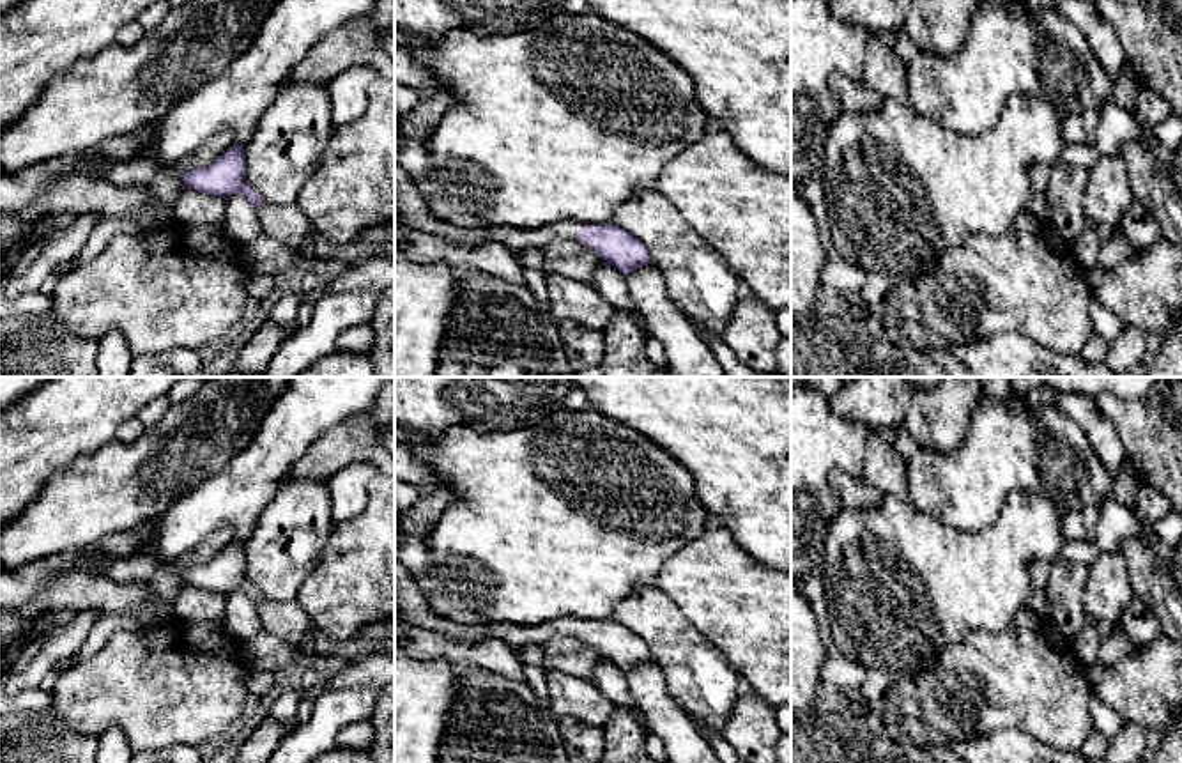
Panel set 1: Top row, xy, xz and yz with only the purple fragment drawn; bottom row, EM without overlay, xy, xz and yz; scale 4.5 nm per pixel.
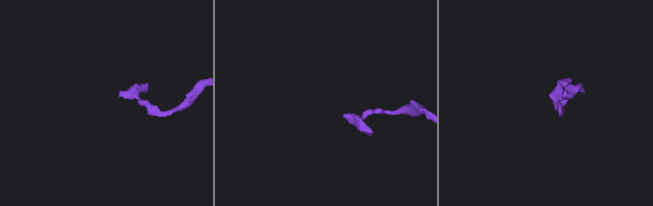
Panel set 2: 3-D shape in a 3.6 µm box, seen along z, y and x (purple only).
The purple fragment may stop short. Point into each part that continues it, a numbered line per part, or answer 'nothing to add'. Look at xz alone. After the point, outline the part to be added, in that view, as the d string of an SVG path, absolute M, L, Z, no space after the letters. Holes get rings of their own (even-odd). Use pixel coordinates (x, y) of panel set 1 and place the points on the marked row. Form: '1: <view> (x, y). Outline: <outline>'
1: xz (515, 239). Outline: M559 221L552 227L536 230L520 230L515 227L488 227L490 241L503 243L513 251L538 248L541 250L554 239L575 239L579 241L580 225L573 221Z

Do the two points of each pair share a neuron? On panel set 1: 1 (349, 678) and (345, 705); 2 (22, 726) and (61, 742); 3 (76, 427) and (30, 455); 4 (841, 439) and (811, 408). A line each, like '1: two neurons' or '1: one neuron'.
1: two neurons
2: one neuron
3: one neuron
4: one neuron

